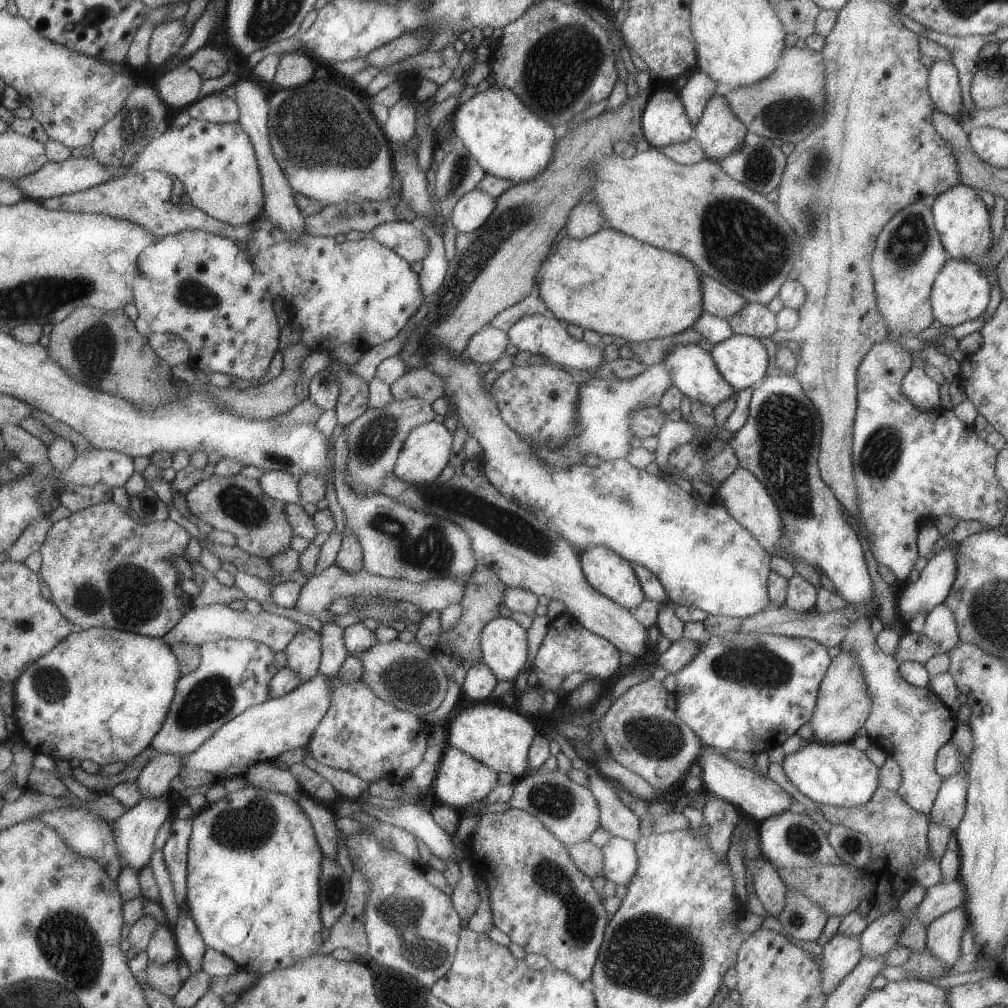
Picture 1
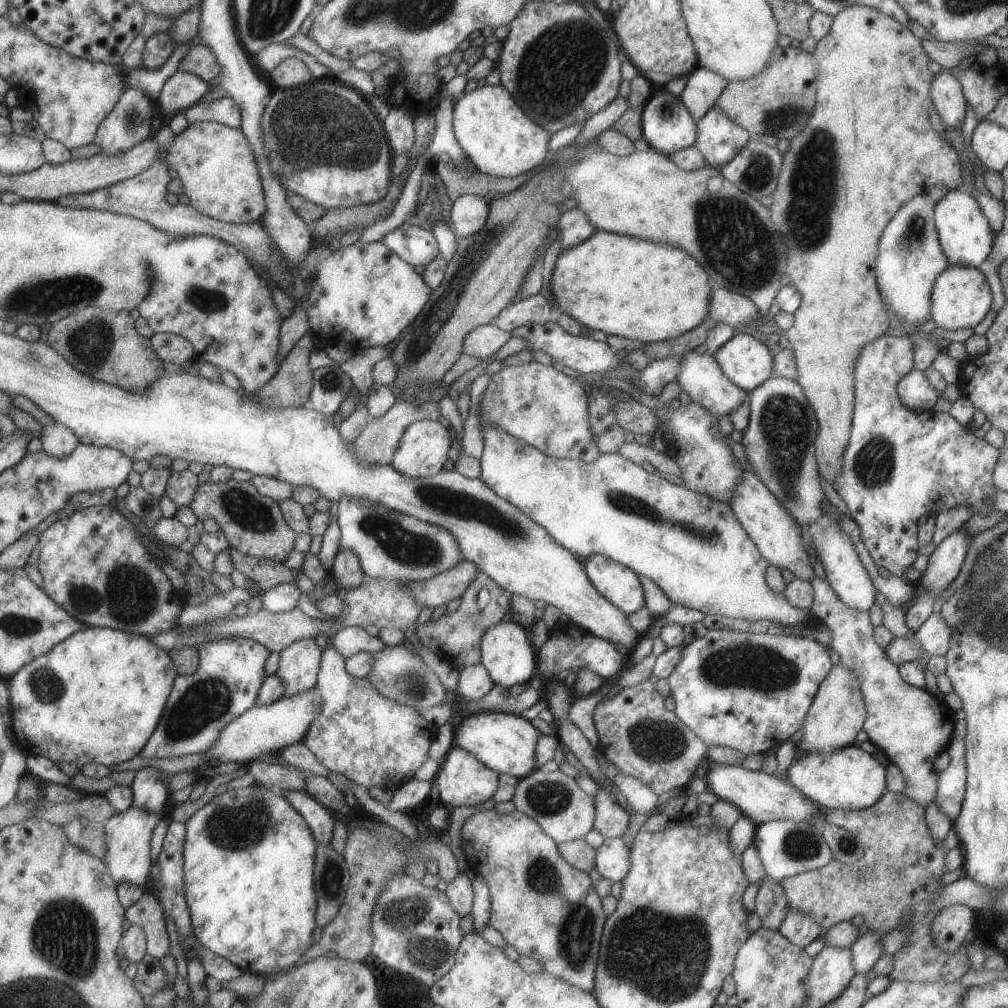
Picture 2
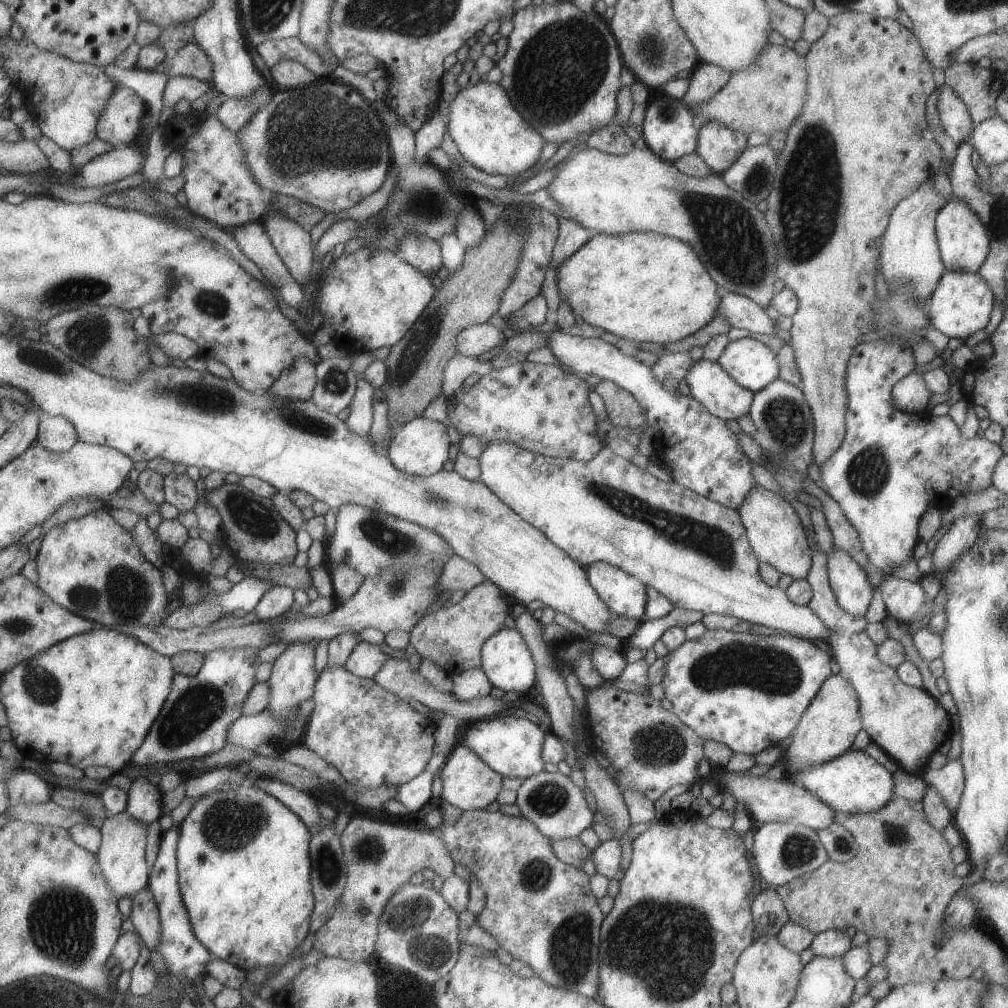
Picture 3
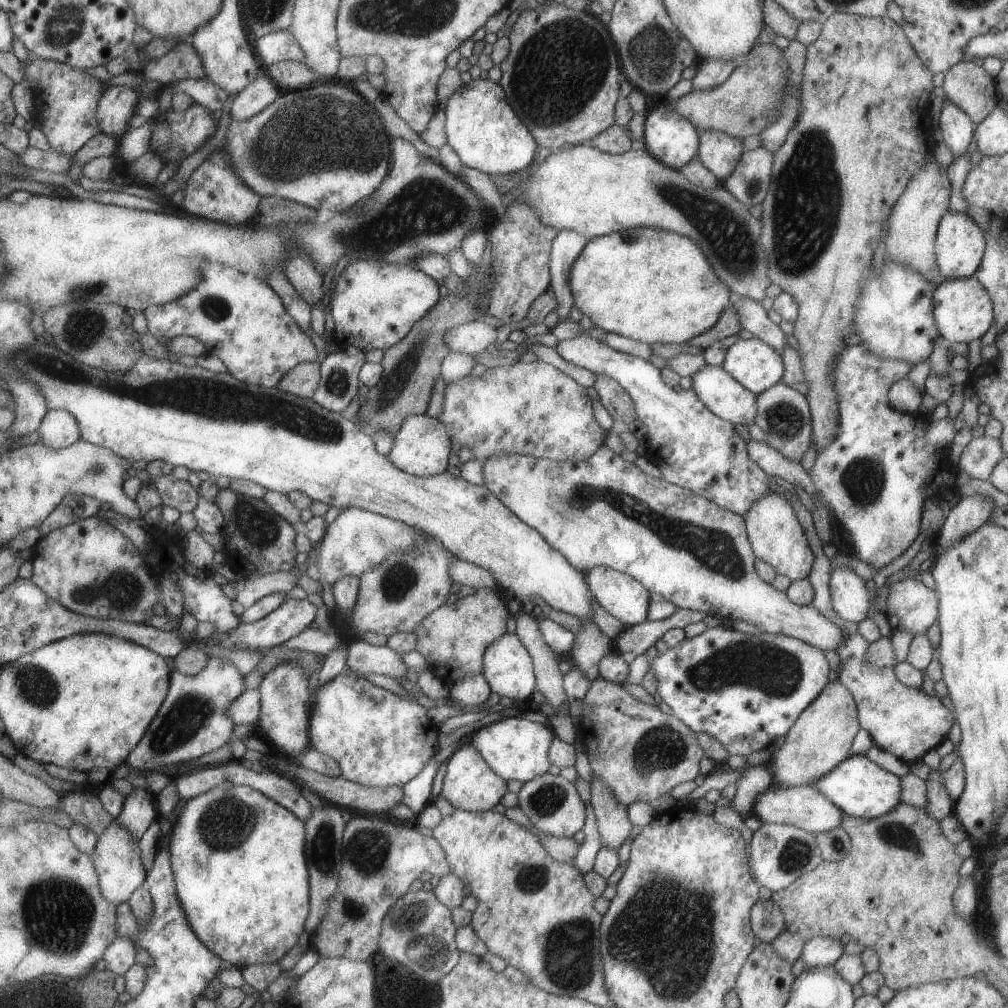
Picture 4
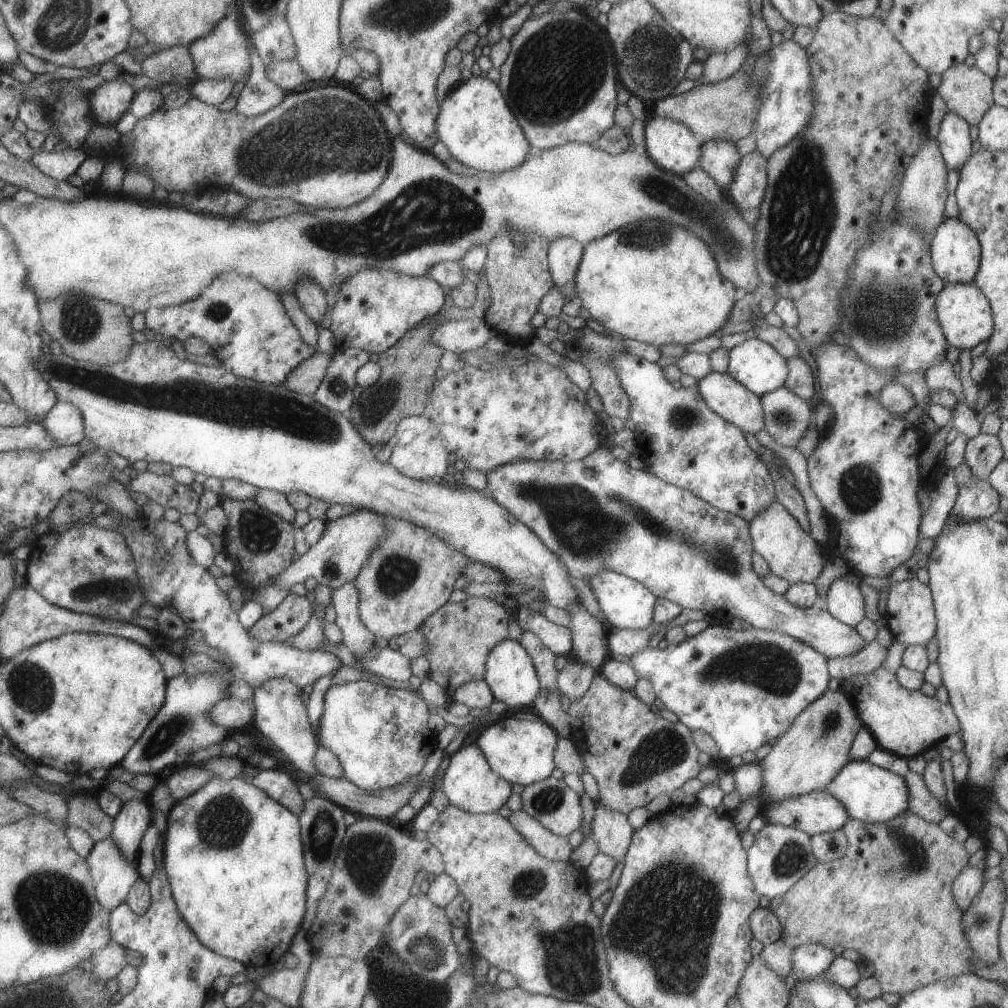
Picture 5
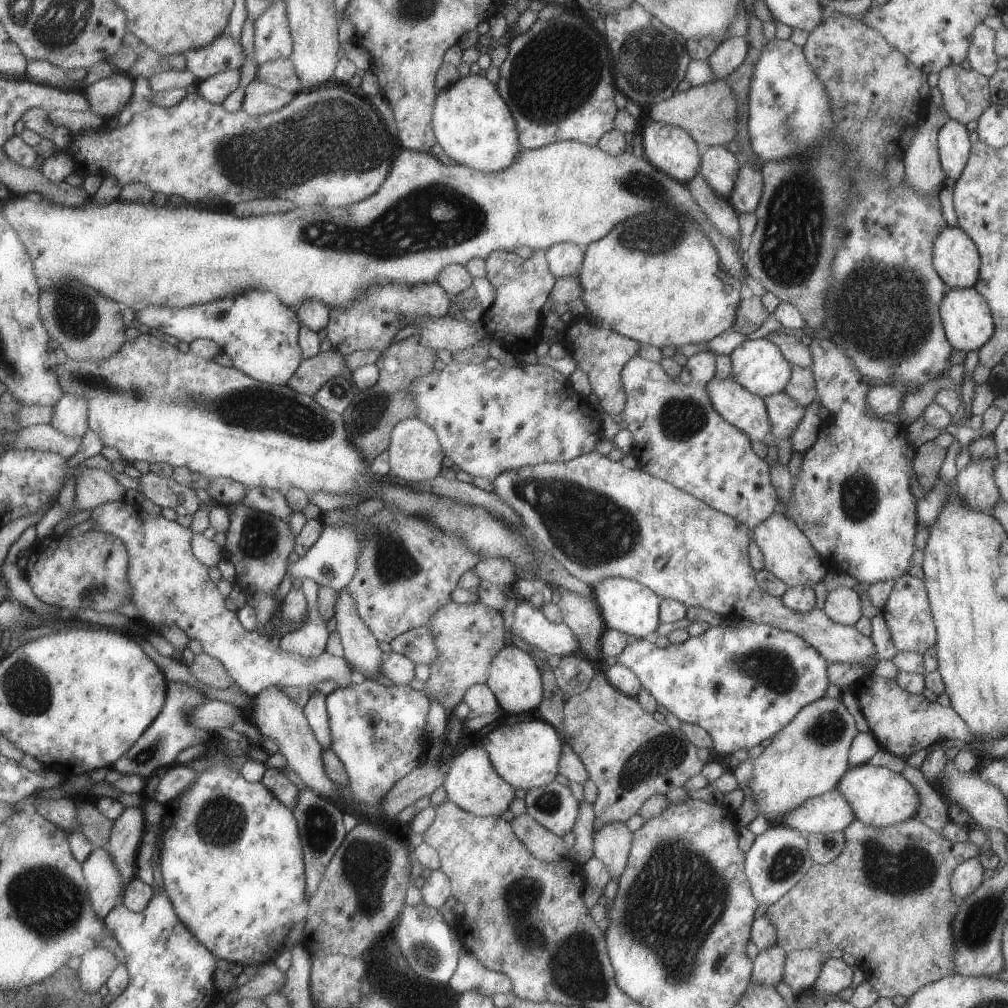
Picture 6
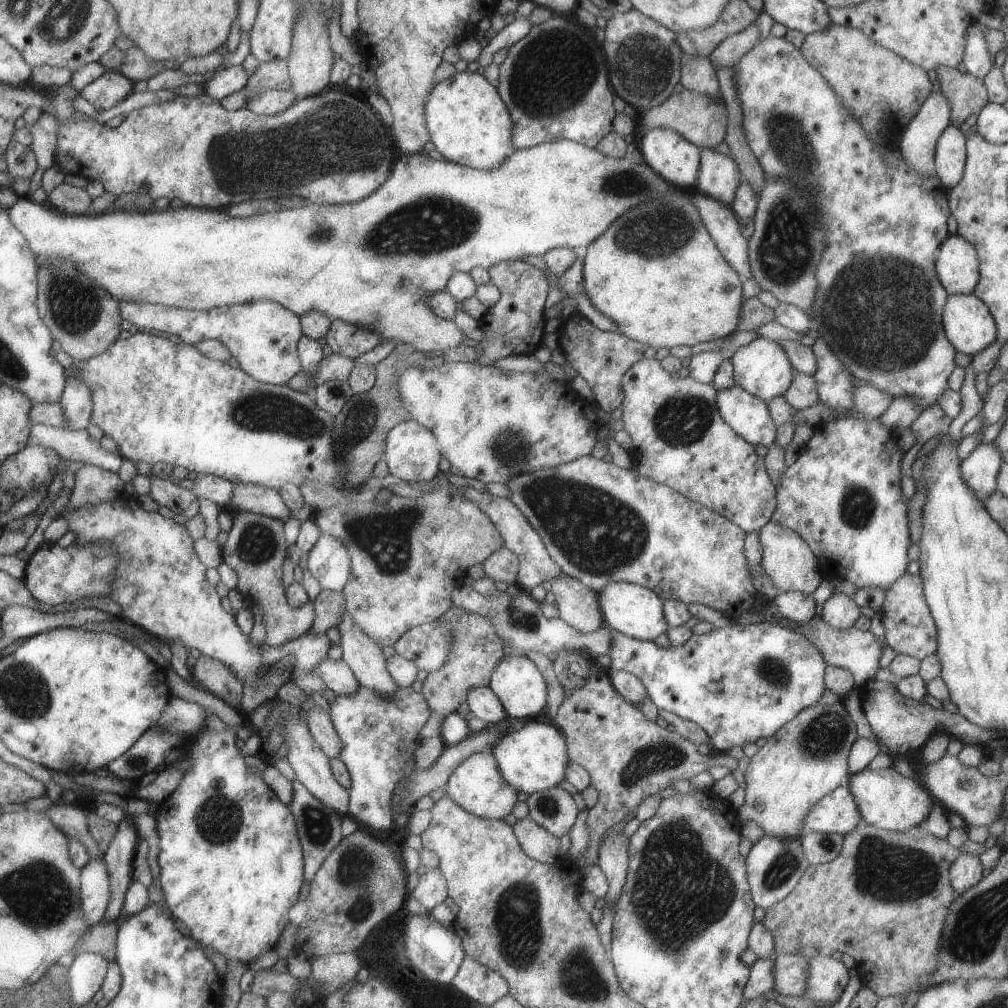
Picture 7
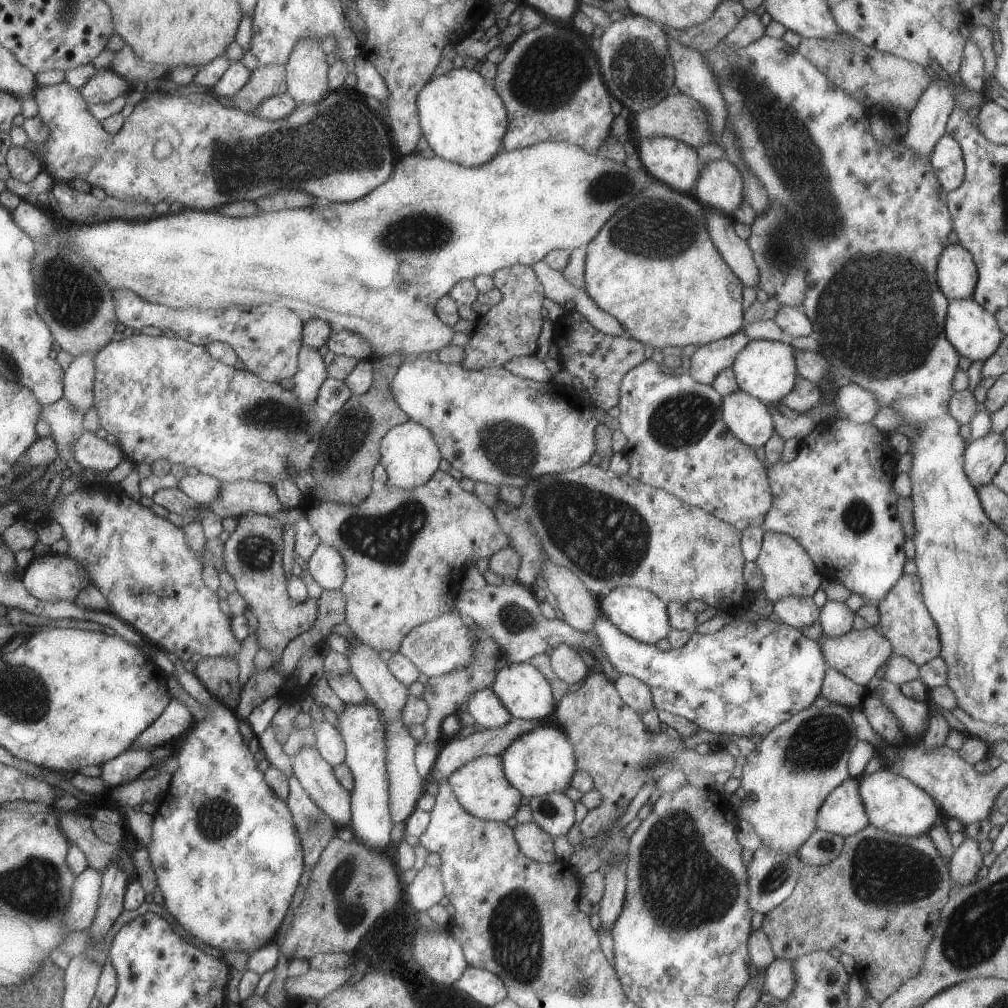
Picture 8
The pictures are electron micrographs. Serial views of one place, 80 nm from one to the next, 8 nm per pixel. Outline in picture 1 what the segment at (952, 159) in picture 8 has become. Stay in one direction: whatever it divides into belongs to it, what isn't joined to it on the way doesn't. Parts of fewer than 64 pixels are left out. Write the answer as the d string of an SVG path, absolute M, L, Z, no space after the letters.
M936 60L927 69L927 90L934 108L954 116L962 109L958 74L951 61Z

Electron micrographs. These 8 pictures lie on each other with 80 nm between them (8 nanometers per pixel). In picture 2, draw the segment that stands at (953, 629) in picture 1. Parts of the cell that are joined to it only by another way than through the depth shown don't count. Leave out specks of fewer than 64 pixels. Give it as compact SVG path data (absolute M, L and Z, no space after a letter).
M933 611L914 632L926 658L944 656L949 646L952 628L941 613Z

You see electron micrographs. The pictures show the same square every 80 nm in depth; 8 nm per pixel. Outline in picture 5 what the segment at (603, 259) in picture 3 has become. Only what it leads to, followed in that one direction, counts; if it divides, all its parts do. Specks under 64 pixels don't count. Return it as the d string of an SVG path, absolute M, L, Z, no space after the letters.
M647 219L637 221L617 230L611 231L609 234L590 240L582 248L582 255L579 264L576 266L574 276L574 300L580 302L581 306L590 314L592 325L599 329L605 329L609 334L615 336L643 341L654 347L663 346L663 344L691 344L697 342L706 336L711 336L718 331L723 323L728 319L730 308L735 300L736 288L726 278L723 278L717 270L713 255L709 252L708 246L699 240L692 232L685 230L683 227L672 225L671 223L656 221L655 219Z

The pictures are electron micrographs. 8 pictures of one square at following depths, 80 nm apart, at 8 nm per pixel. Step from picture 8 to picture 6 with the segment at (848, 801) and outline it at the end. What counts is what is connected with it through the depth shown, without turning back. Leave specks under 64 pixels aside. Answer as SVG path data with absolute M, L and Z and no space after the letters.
M835 788L805 799L794 811L782 818L782 824L809 833L834 833L841 831L855 819L851 807Z

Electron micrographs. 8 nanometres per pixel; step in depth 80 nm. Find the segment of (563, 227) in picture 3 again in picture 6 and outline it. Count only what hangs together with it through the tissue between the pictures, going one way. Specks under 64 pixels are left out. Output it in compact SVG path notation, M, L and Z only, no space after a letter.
M572 242L551 245L546 250L548 271L555 279L577 276L583 256L583 249Z

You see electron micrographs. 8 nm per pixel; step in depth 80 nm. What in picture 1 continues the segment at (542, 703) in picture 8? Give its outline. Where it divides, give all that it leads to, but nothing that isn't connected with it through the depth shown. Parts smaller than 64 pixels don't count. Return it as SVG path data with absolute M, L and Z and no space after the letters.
M497 616L492 618L480 630L481 662L487 665L496 676L497 681L513 680L521 671L527 670L526 630L511 617Z

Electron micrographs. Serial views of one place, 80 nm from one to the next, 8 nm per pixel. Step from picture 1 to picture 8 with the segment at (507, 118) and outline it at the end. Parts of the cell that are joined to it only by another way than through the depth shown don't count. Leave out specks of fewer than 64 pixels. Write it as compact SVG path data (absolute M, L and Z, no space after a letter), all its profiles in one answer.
M461 67L438 77L433 76L419 91L416 106L422 136L438 157L464 167L478 167L489 162L498 152L505 151L502 140L507 130L506 108L495 89L473 69Z

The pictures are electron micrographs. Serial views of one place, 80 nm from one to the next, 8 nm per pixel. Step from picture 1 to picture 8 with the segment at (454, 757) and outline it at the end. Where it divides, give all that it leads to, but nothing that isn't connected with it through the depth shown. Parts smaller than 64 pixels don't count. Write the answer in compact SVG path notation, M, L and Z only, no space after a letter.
M481 755L463 763L448 776L447 782L457 802L478 819L505 823L520 807L522 794L507 782L497 755Z

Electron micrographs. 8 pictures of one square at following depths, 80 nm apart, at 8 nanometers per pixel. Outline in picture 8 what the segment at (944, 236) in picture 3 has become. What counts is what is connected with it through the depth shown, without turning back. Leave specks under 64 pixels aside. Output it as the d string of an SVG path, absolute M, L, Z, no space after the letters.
M947 243L937 259L936 279L948 301L971 297L978 279L971 253L959 243Z

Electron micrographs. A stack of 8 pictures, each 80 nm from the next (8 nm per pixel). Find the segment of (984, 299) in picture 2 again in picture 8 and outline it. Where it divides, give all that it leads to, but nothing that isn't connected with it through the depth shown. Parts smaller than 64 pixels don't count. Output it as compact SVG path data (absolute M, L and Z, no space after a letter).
M973 297L948 301L944 320L944 333L959 355L973 361L984 361L996 351L1004 334L999 330L995 317L978 305Z

